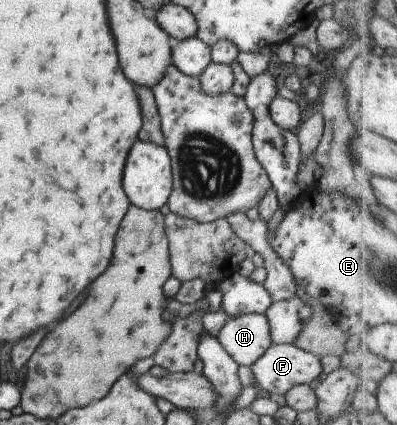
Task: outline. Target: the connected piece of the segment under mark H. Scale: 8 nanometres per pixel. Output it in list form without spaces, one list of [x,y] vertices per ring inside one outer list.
[[[258,313],[228,318],[216,337],[237,365],[252,365],[271,344],[268,321]]]

